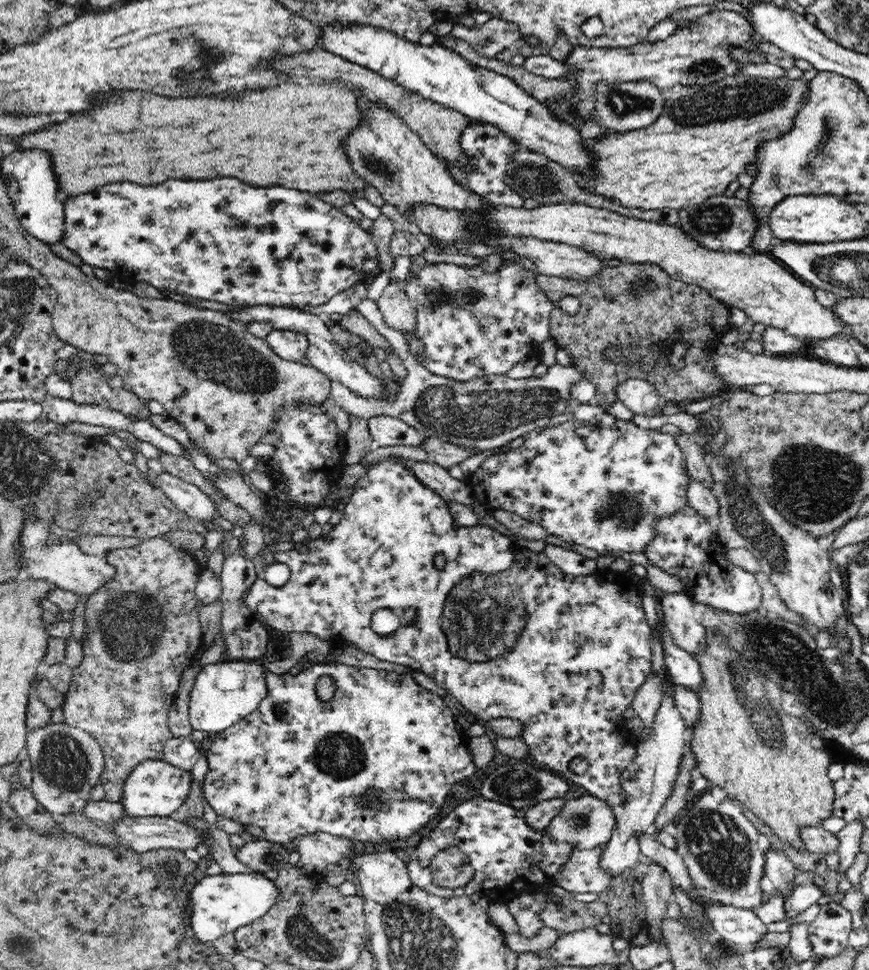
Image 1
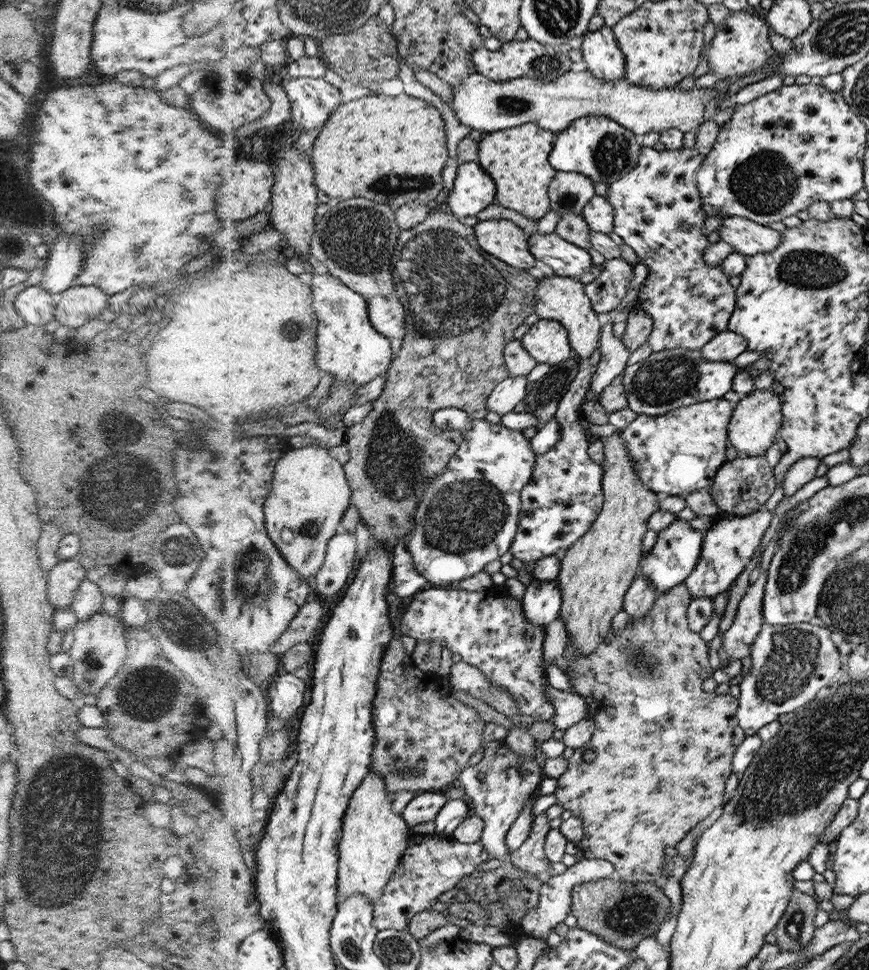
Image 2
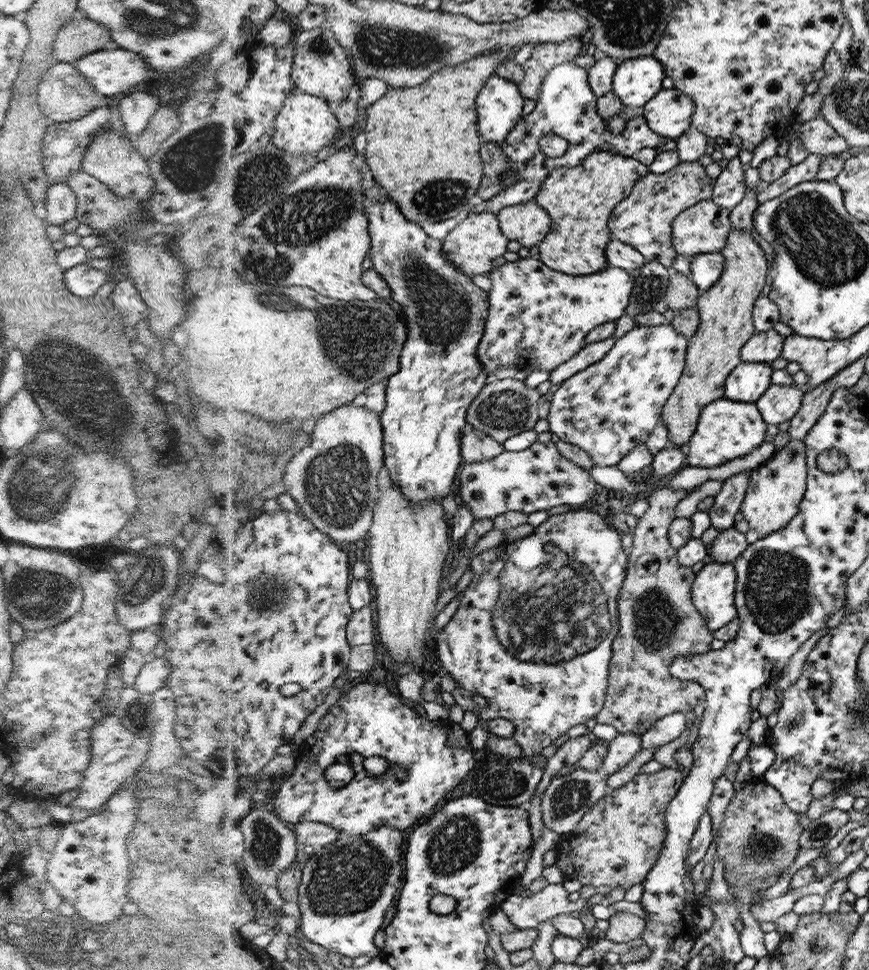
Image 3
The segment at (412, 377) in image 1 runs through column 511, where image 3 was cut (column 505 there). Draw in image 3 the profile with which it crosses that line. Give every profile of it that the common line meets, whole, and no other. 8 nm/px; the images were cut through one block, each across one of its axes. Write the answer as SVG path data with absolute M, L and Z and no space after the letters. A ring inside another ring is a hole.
M491 378L472 403L468 414L469 423L474 429L480 429L500 444L504 444L510 436L516 436L520 432L534 428L534 424L538 422L538 398L540 398L540 392L534 388L528 388L525 381L514 378L502 380Z

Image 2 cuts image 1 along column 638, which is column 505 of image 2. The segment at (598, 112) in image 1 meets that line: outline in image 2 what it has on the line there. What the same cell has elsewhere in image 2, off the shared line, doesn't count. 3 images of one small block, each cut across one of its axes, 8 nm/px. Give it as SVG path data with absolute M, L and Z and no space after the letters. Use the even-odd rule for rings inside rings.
M588 69L582 72L568 72L550 81L537 78L520 77L508 81L492 81L478 72L464 81L462 87L453 88L452 108L456 118L482 134L498 132L507 128L534 123L549 132L566 131L577 119L582 117L610 117L624 128L631 129L636 135L644 136L649 132L662 133L669 128L677 128L687 134L696 130L703 122L706 107L714 104L714 99L724 95L712 88L664 88L655 90L644 86L632 85L630 81L608 82L600 80Z

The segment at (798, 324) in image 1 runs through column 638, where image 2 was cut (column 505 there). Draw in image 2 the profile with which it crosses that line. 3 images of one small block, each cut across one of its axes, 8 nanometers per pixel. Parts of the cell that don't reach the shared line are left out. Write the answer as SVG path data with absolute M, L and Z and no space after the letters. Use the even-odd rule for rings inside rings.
M495 219L480 221L474 227L486 252L509 265L526 271L536 264L530 251L530 239L514 221Z

